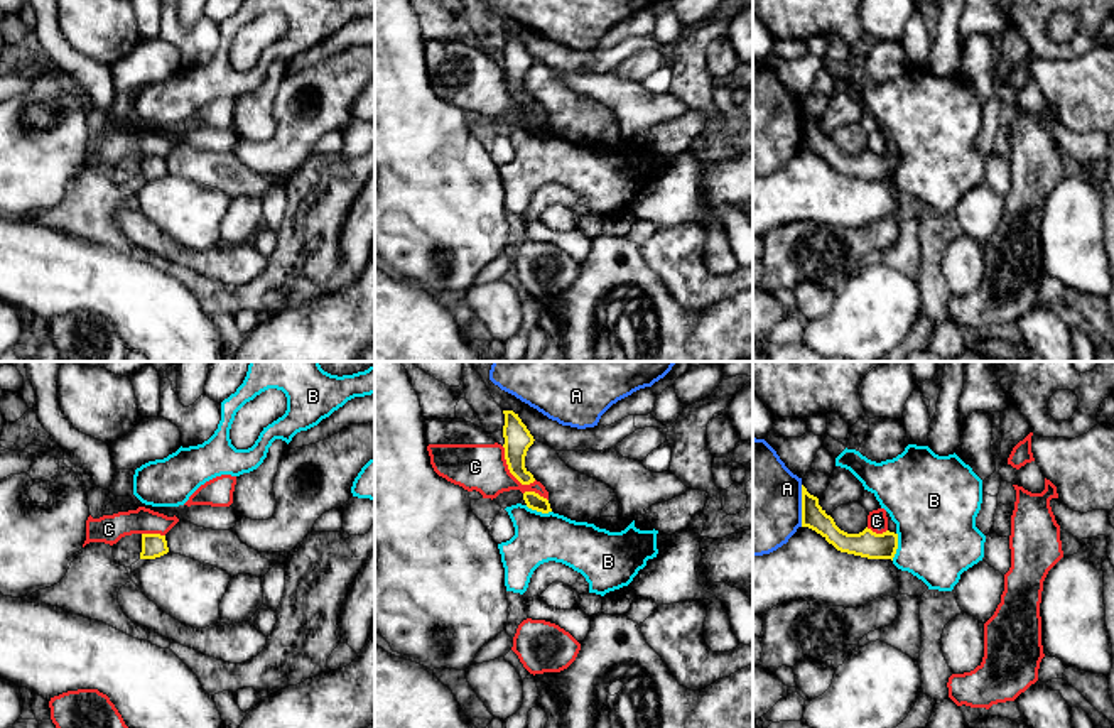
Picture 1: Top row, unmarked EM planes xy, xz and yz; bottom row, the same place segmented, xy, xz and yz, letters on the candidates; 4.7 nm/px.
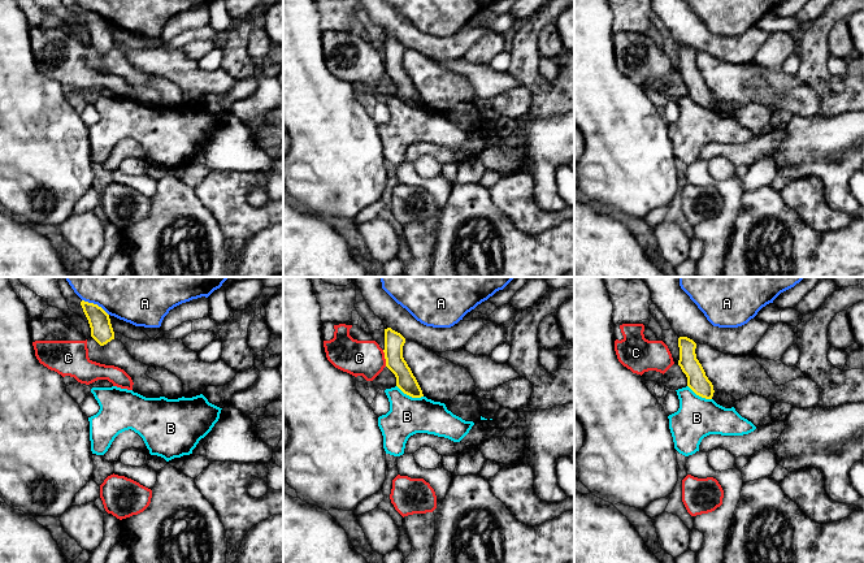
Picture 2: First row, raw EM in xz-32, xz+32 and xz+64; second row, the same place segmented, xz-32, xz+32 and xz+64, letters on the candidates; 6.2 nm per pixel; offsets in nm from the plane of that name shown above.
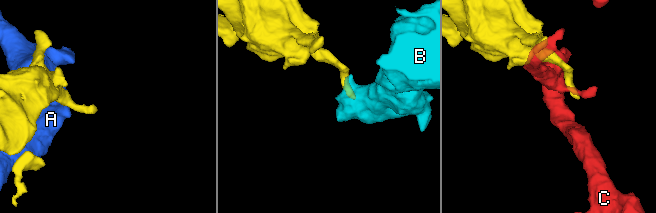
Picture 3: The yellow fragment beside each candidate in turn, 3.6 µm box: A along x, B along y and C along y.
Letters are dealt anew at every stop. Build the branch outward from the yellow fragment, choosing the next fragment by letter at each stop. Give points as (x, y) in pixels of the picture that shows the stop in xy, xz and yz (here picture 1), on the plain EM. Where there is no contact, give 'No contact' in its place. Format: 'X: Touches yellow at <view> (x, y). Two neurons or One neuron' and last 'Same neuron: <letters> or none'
A: Touches yellow at yz (802, 127). Two neurons
B: Touches yellow at yz (897, 168). Two neurons
C: Touches yellow at xz (508, 90). Two neurons
Same neuron: none

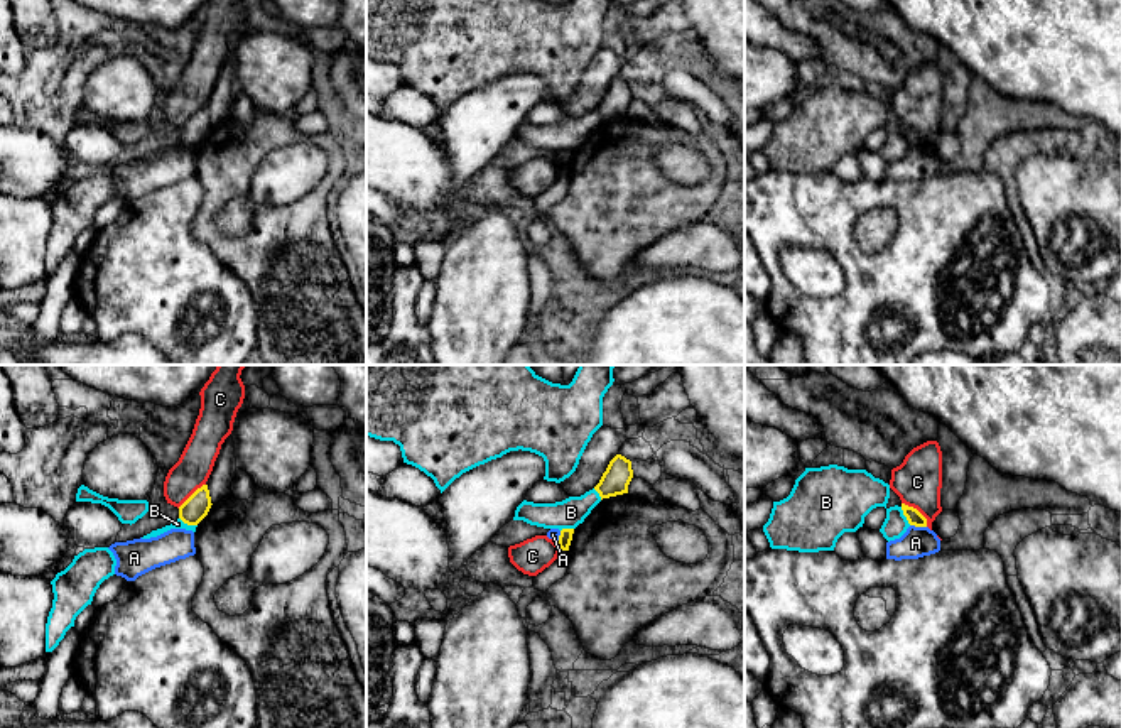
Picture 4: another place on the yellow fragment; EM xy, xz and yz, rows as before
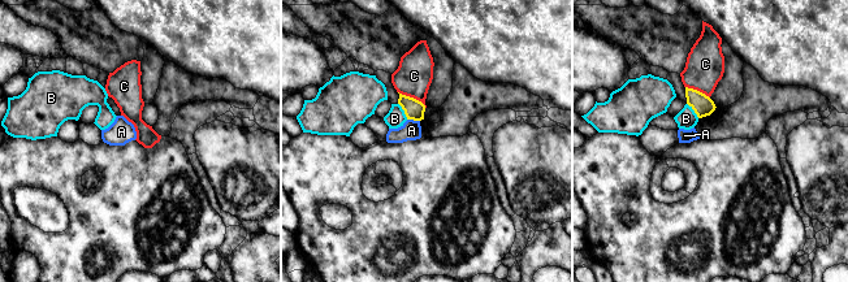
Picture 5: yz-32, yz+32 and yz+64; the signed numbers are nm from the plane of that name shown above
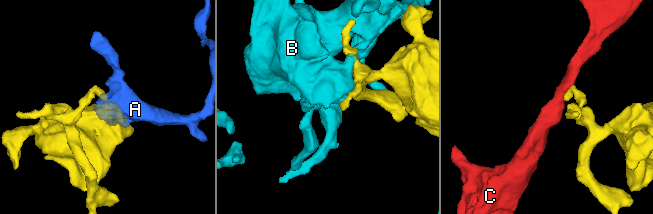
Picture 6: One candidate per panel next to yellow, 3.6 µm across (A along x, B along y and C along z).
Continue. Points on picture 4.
A: Touches yellow at yz (919, 147). Two neurons
B: Touches yellow at xy (188, 146). Two neurons
C: Touches yellow at yz (917, 132). Two neurons
Same neuron: none

